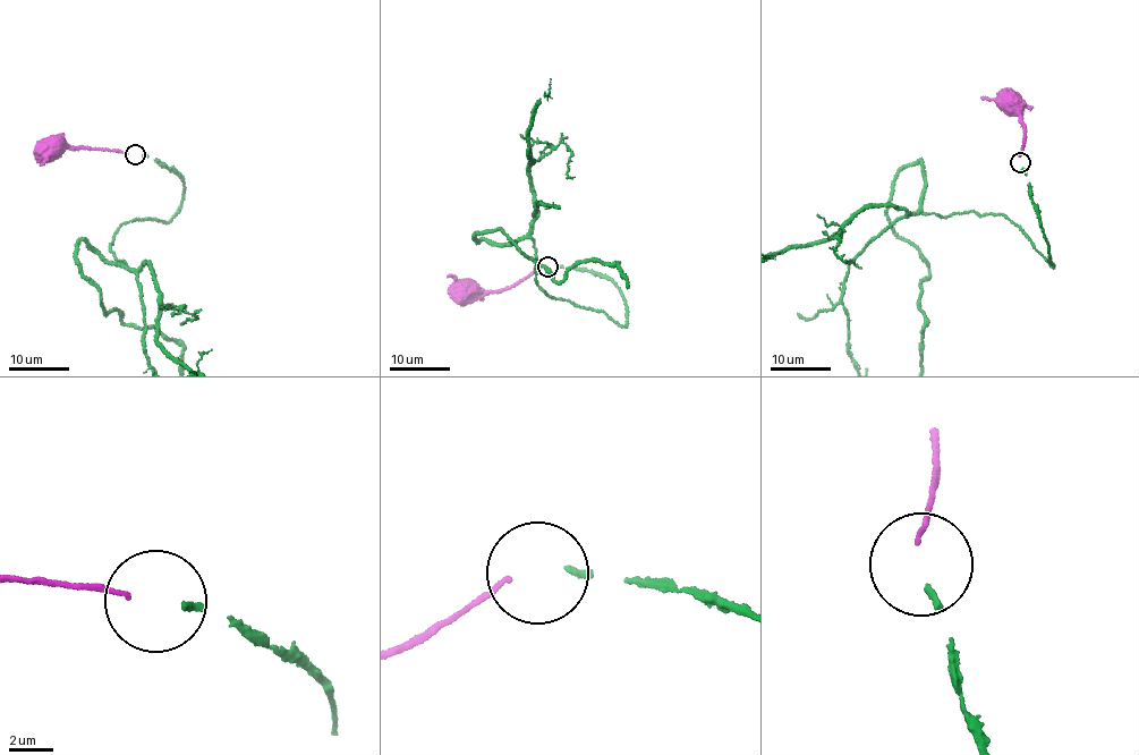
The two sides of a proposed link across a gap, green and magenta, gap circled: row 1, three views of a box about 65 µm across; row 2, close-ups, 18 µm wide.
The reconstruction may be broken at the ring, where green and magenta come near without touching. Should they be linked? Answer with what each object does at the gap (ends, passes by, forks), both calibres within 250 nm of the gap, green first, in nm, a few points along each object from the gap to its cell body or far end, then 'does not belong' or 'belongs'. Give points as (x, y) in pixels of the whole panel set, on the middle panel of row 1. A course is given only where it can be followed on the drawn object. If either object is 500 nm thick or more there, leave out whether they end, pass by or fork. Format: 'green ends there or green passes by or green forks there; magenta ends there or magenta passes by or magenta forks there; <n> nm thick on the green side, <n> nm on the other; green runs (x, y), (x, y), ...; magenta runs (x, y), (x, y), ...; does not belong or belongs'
green ends there; magenta ends there; 300 nm thick on the green side, 220 nm on the other; magenta runs (541, 268), (504, 288), (473, 296), (466, 291); belongs

